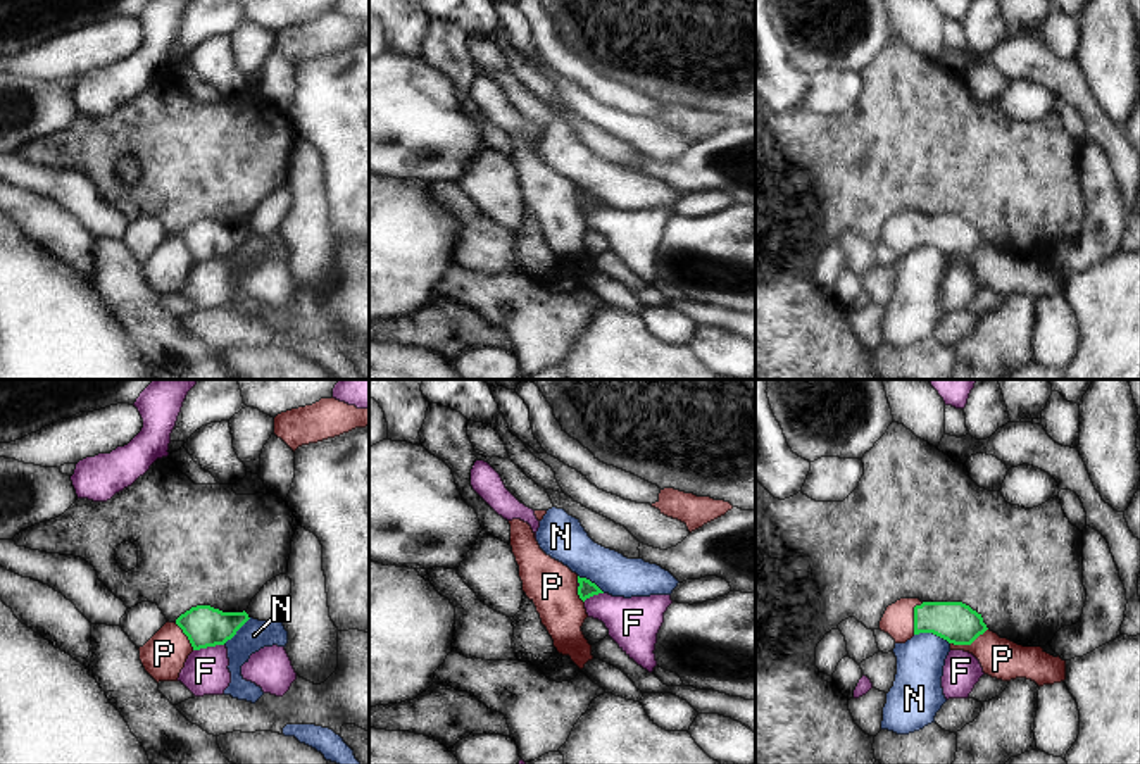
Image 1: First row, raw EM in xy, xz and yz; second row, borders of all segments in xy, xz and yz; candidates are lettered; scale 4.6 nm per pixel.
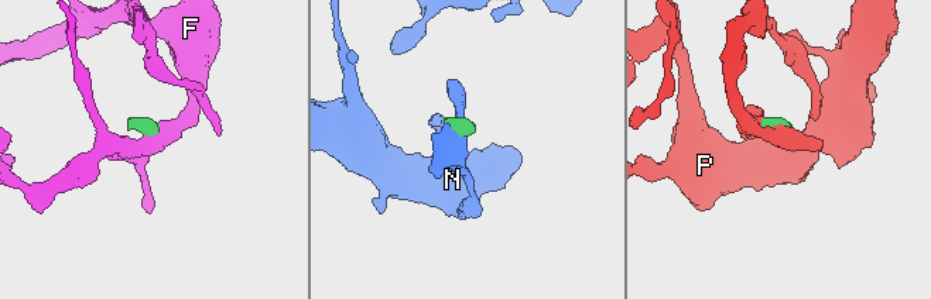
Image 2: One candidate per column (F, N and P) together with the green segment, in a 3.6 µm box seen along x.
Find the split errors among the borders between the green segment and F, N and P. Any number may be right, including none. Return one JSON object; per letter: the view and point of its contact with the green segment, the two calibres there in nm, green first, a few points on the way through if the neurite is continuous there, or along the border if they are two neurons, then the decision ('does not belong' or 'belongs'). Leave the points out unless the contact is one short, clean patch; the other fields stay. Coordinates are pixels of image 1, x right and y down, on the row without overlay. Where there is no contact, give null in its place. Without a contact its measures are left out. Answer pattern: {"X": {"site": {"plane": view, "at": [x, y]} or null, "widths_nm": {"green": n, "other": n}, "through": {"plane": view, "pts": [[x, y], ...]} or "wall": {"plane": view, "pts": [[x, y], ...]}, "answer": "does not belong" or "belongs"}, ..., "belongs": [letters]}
{"F": {"site": {"plane": "xy", "at": [207, 259]}, "widths_nm": {"green": 190, "other": 220}, "wall": {"plane": "xy", "pts": [[223, 257], [194, 264]]}, "answer": "does not belong"}, "N": {"site": {"plane": "yz", "at": [932, 245]}, "widths_nm": {"green": 190, "other": 220}, "wall": {"plane": "yz", "pts": [[914, 247], [935, 247], [949, 257]]}, "answer": "does not belong"}, "P": {"site": {"plane": "yz", "at": [968, 257]}, "widths_nm": {"green": 190, "other": 190}, "through": {"plane": "yz", "pts": [[958, 237], [968, 247], [968, 257], [983, 257], [1002, 273]]}, "answer": "belongs"}, "belongs": ["P"]}

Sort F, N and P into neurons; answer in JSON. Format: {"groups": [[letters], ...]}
{"groups": [["F"], ["N"], ["P"]]}

